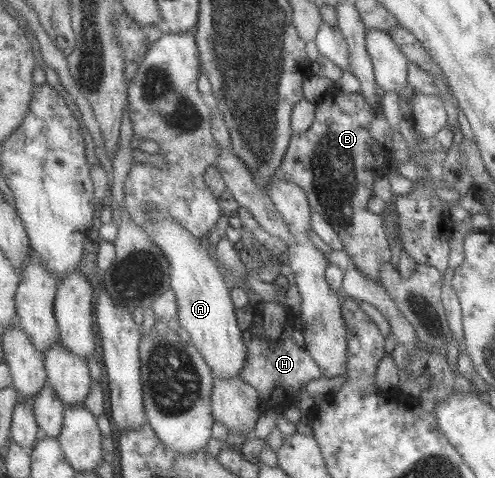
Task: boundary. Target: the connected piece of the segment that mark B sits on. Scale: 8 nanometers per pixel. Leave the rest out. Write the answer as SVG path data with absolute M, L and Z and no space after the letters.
M361 92L343 93L327 96L317 106L317 118L313 126L307 132L294 134L290 148L283 160L283 164L277 170L276 179L287 180L303 188L309 197L311 211L323 214L331 225L336 226L335 231L343 240L344 250L354 261L354 266L364 272L373 280L382 280L382 268L384 264L391 262L391 242L387 238L384 215L371 209L371 201L375 196L375 180L377 176L385 176L391 170L392 158L390 150L379 144L372 136L368 126L375 120L374 110L365 100Z

